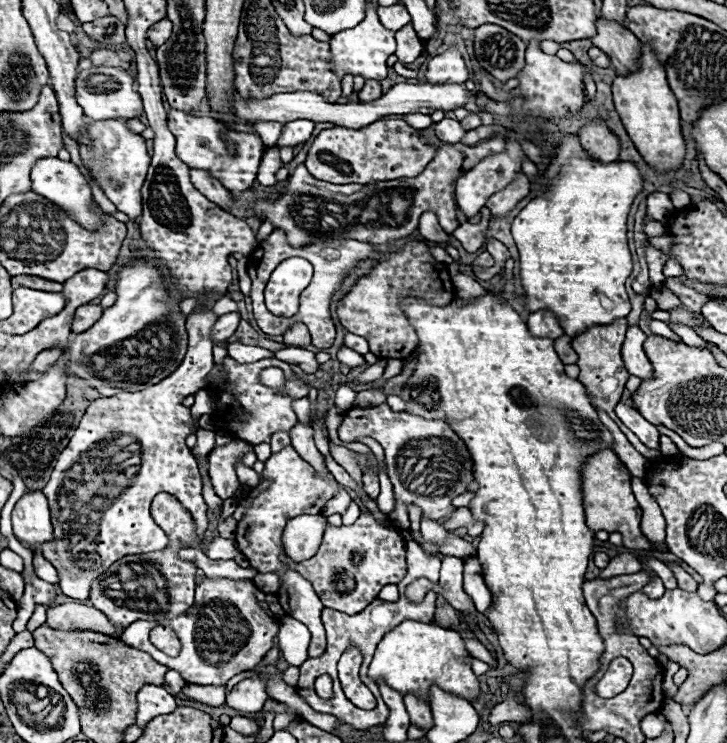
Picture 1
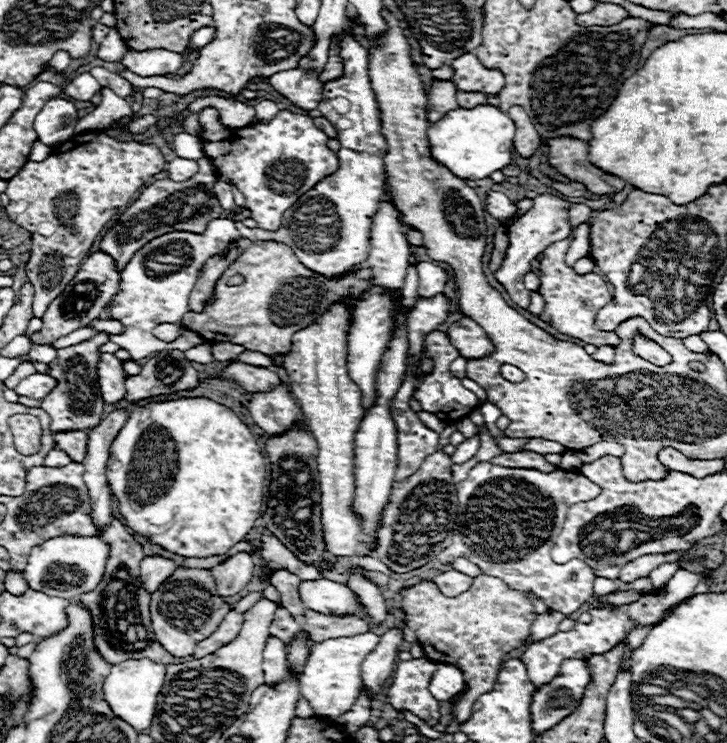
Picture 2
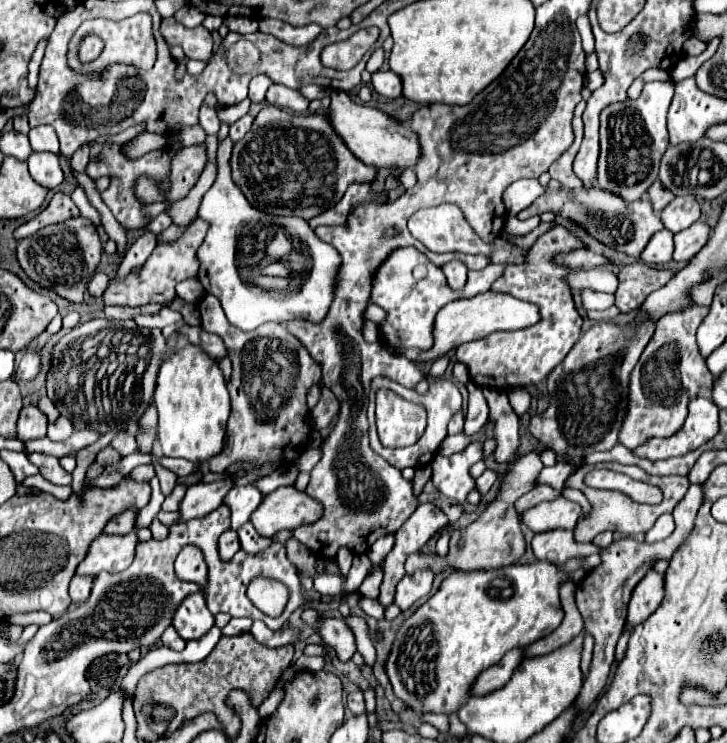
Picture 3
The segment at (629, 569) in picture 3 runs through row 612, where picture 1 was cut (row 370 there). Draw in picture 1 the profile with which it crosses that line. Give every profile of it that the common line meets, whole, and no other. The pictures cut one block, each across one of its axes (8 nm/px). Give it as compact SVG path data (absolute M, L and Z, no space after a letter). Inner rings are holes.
M618 318L618 320L614 320L614 324L592 326L592 328L588 328L588 332L584 332L584 334L580 334L580 336L576 336L576 338L572 340L572 348L574 348L574 350L578 352L578 356L580 356L578 362L576 362L576 364L580 366L580 376L578 376L578 380L586 386L586 394L588 394L592 406L594 406L596 410L606 412L606 414L620 426L620 430L626 435L629 442L640 454L649 460L657 460L662 457L661 452L647 448L630 429L618 420L618 416L614 414L614 406L620 402L624 384L626 384L628 376L630 376L630 374L626 372L626 368L624 368L622 358L620 358L620 346L622 346L622 342L624 342L626 328L628 328L626 318Z

